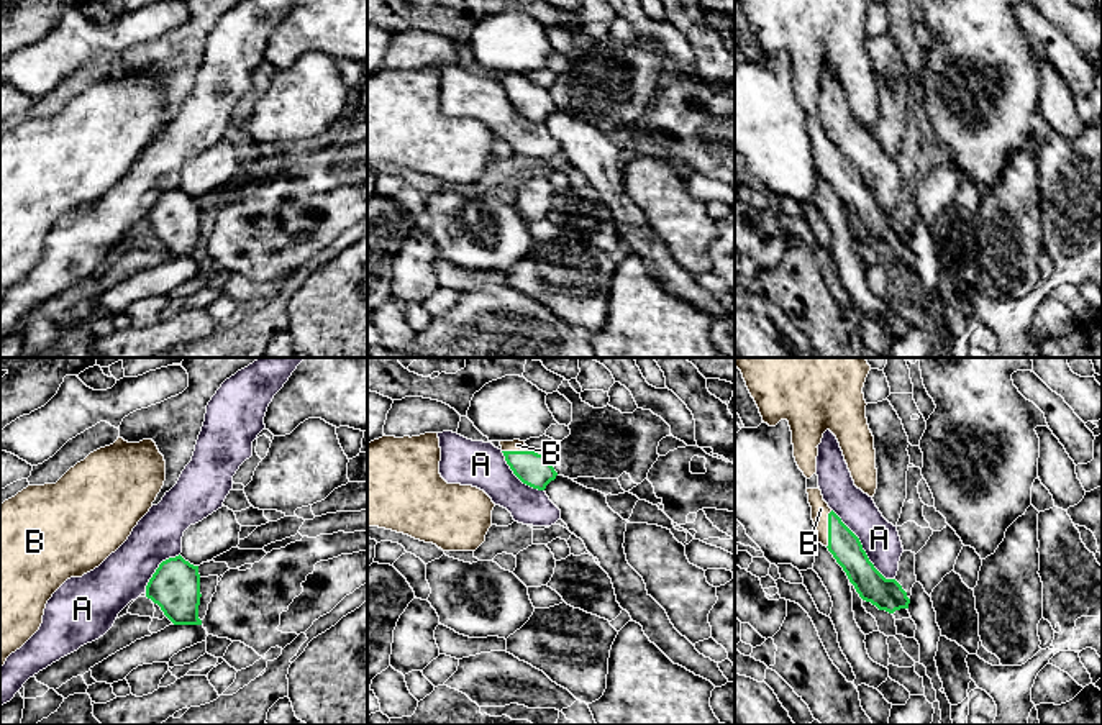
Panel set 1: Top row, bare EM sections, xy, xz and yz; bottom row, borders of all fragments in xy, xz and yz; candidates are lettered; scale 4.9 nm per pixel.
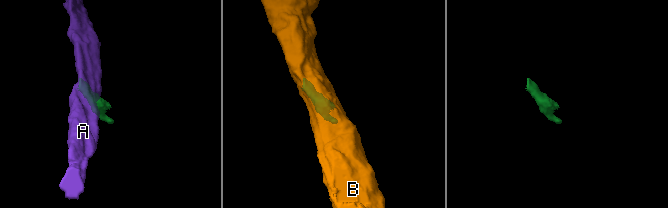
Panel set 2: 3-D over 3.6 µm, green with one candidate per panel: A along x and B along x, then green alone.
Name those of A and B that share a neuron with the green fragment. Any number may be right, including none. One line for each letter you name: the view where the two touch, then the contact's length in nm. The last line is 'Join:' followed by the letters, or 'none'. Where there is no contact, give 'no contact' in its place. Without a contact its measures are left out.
B: meets green in yz; contact 190 nm long
Join: B

